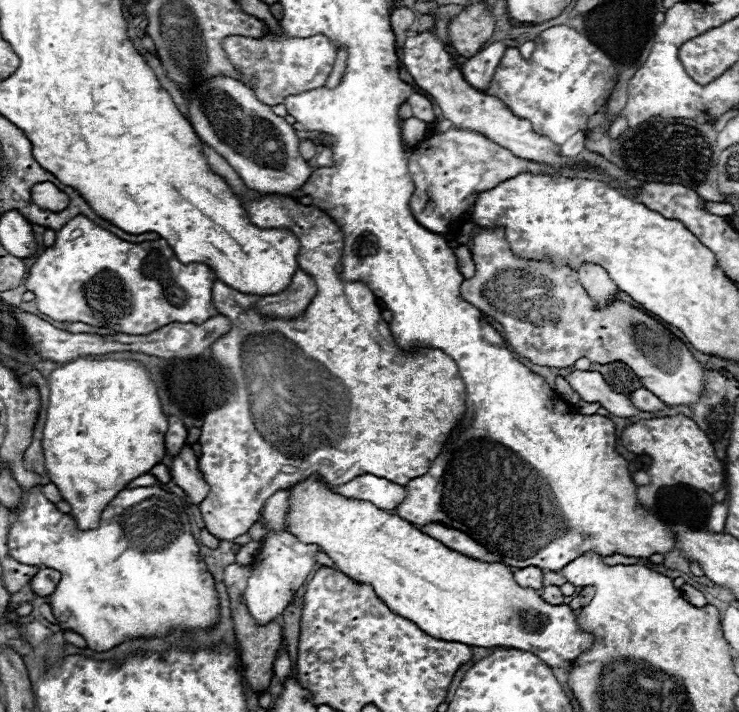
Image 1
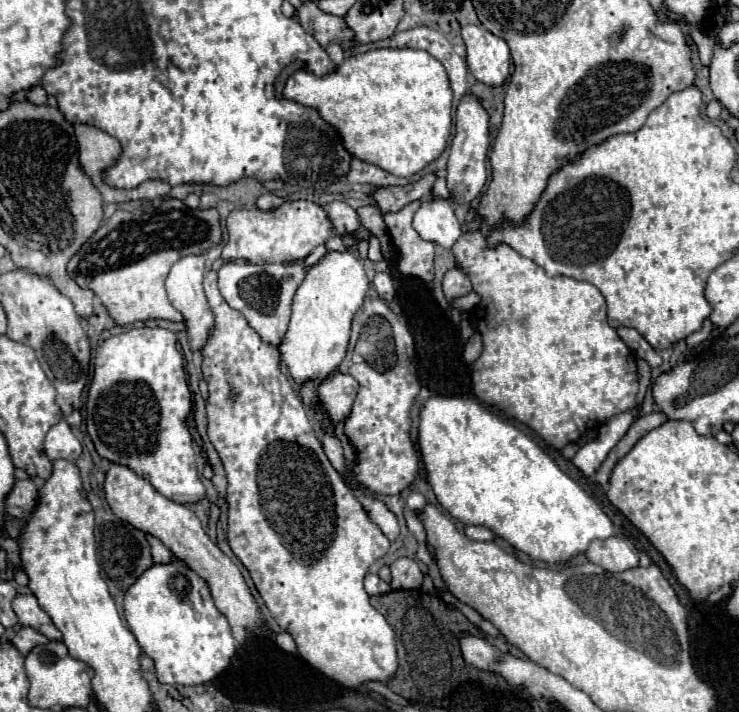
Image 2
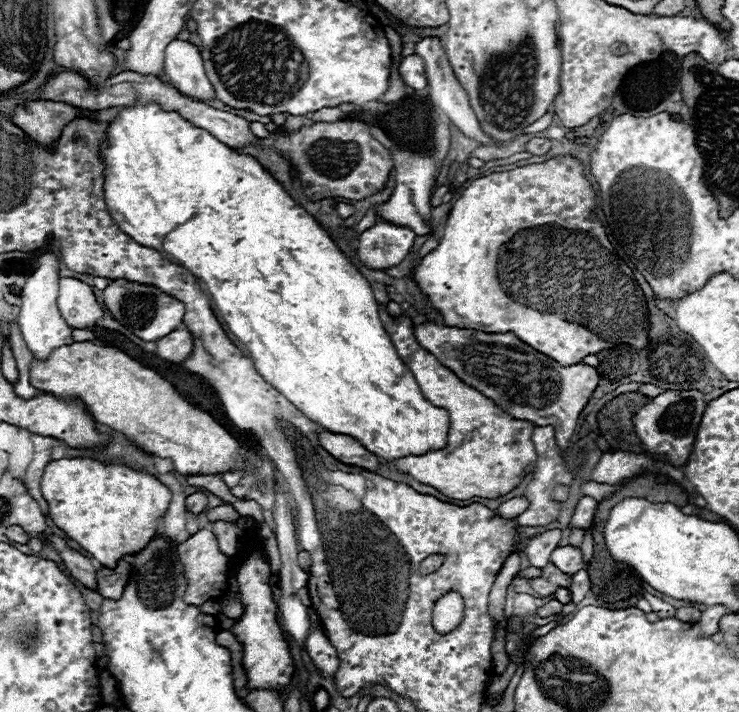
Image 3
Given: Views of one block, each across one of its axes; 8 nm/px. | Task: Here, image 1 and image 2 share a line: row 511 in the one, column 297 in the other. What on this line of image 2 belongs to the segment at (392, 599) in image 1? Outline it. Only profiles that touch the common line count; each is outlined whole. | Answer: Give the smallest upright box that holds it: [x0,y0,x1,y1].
[280,250,370,384]

